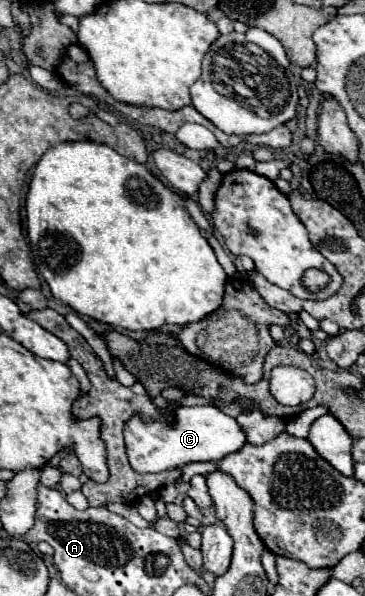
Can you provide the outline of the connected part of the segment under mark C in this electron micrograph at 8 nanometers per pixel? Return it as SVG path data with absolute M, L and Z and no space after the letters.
M178 407L174 419L162 417L152 423L142 423L140 417L132 417L124 429L126 453L130 465L138 473L160 473L172 467L182 467L192 461L220 461L230 453L236 453L246 443L246 431L238 421L218 407Z

